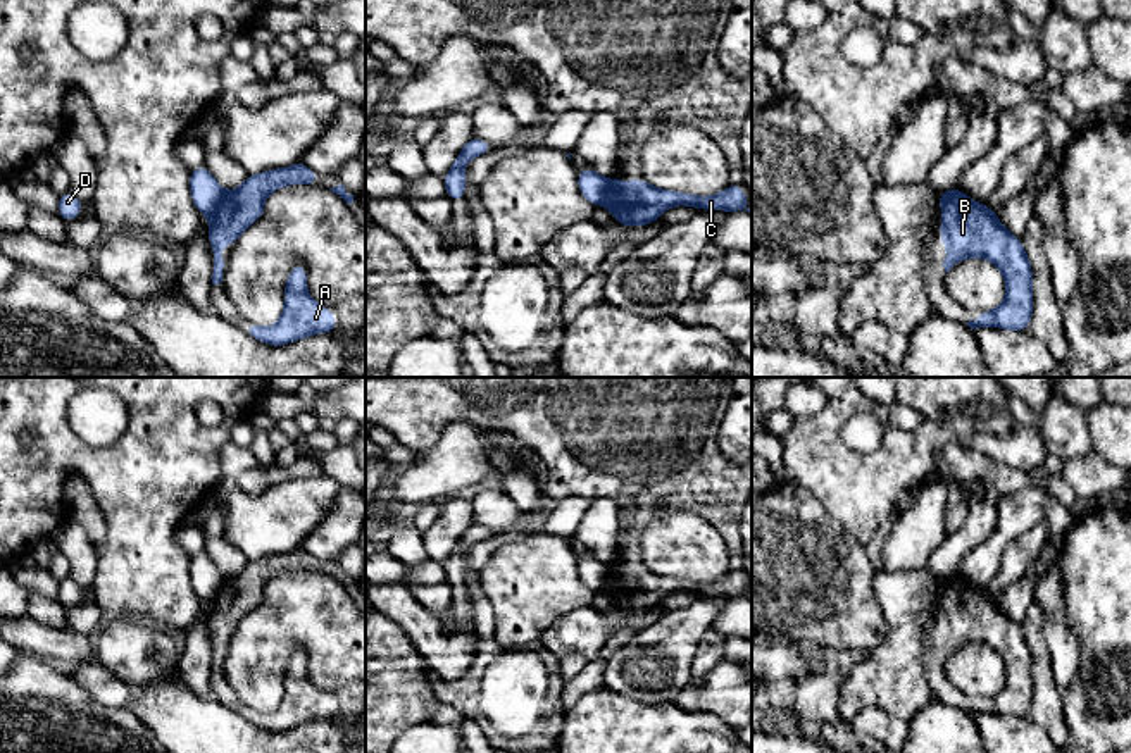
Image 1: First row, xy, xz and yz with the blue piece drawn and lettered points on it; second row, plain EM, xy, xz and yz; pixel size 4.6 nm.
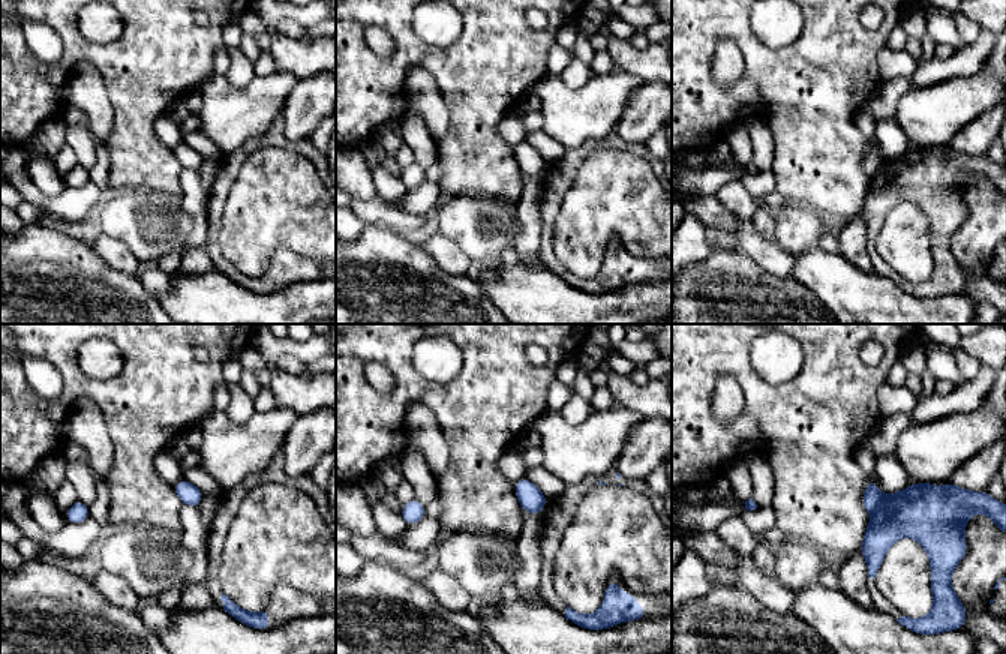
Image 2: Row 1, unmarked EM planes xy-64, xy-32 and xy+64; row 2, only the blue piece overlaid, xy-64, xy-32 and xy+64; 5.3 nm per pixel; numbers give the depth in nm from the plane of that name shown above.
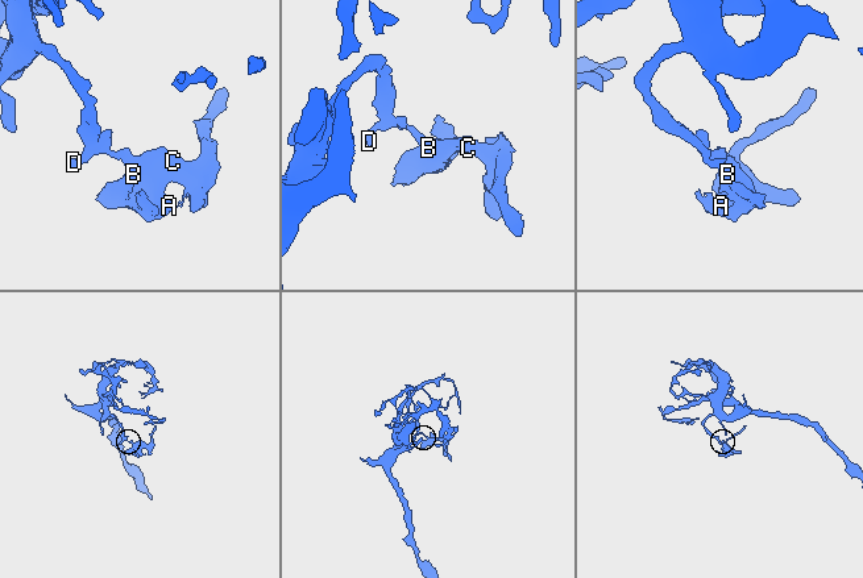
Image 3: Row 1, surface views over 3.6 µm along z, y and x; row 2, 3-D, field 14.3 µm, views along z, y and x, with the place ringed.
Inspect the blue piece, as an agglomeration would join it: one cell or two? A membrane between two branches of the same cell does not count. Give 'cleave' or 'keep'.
cleave

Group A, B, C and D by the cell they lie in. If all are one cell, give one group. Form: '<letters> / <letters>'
A B C / D

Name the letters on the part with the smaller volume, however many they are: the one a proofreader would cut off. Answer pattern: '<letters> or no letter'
A, B, C

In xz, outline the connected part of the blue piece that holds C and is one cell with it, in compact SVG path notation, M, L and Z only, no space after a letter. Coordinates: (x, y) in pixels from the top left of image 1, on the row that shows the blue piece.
M610 179L602 205L614 214L617 224L634 227L657 222L660 214L674 205L726 212L747 210L752 214L747 203L745 191L736 183L731 183L726 191L717 195L697 196L691 193L657 190L643 179Z

